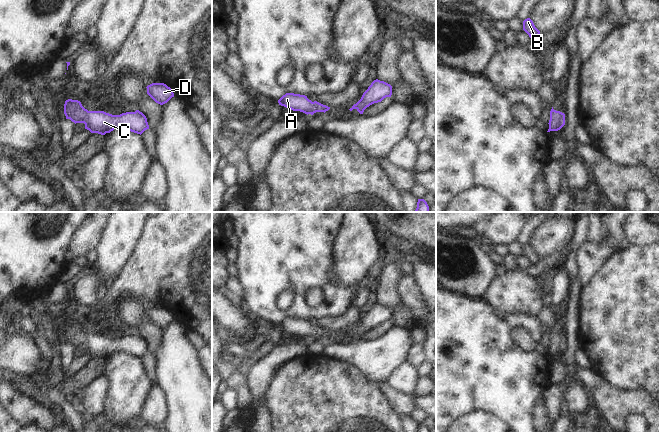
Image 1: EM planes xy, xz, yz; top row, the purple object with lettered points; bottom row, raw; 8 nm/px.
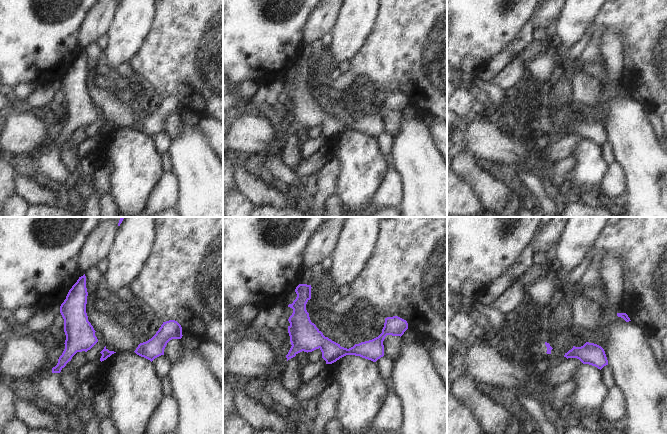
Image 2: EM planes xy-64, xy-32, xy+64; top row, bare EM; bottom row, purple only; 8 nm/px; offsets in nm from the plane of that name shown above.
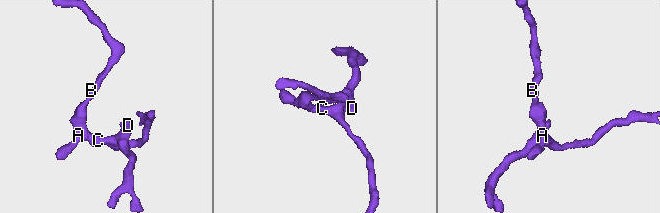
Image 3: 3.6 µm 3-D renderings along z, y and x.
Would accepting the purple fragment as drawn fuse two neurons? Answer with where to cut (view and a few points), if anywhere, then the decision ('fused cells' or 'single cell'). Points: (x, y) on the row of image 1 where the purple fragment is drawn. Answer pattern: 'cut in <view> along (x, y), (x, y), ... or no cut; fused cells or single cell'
no cut; single cell

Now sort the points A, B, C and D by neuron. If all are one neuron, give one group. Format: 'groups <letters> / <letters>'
groups A B C D

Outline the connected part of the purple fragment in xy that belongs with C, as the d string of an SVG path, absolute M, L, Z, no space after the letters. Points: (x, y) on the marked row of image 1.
M68 99L64 104L64 114L66 119L75 124L84 123L85 129L101 135L114 129L125 129L141 135L149 129L146 116L139 110L112 115L104 111L88 111L80 101Z

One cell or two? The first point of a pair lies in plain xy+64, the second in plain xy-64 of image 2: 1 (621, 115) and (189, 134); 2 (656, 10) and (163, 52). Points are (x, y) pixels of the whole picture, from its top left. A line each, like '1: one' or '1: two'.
1: one
2: one

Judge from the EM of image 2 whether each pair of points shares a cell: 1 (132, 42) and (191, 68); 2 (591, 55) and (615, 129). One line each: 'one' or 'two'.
1: two
2: two

